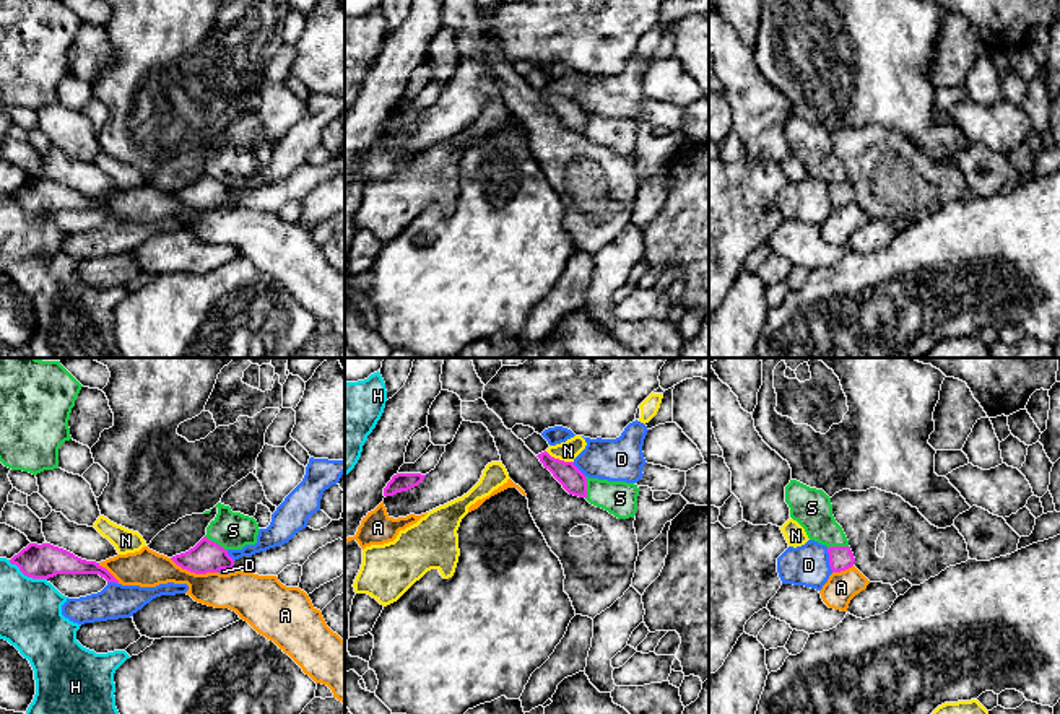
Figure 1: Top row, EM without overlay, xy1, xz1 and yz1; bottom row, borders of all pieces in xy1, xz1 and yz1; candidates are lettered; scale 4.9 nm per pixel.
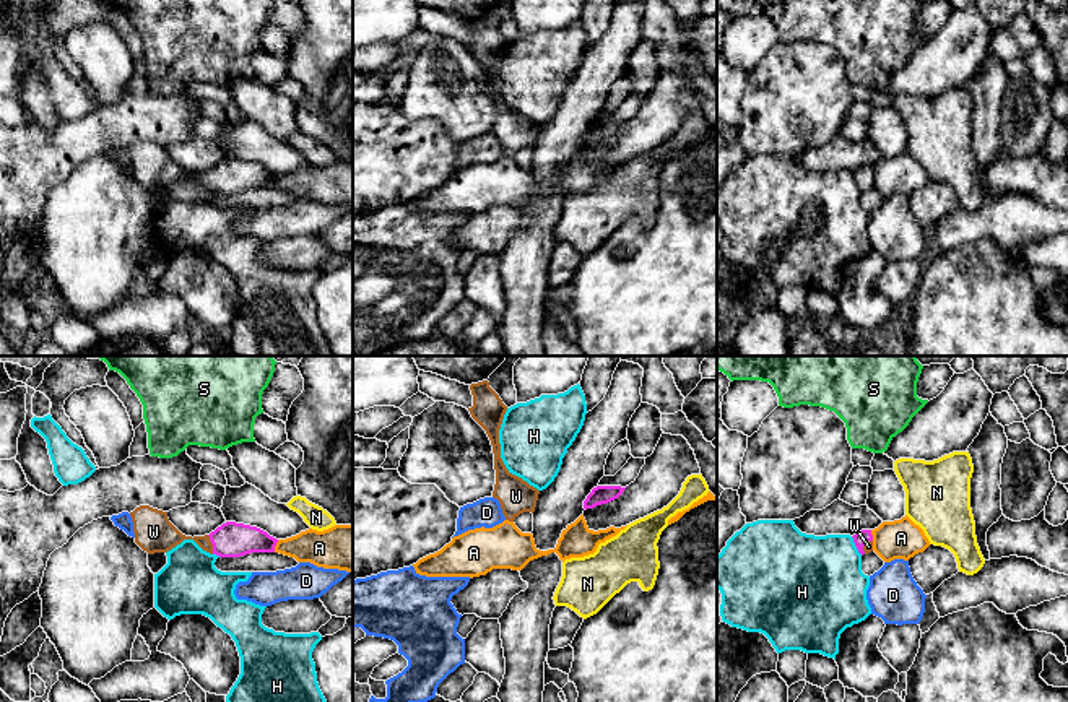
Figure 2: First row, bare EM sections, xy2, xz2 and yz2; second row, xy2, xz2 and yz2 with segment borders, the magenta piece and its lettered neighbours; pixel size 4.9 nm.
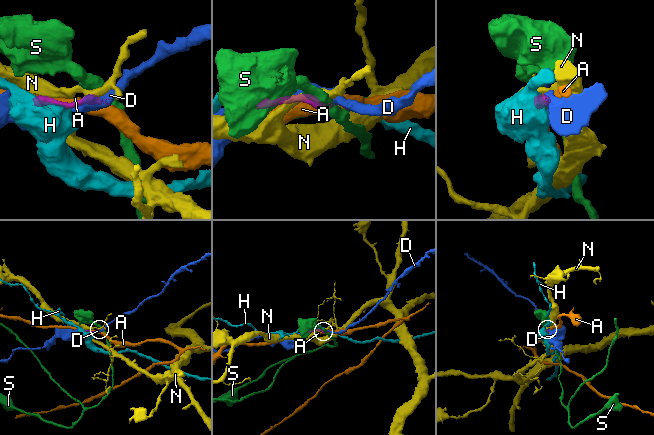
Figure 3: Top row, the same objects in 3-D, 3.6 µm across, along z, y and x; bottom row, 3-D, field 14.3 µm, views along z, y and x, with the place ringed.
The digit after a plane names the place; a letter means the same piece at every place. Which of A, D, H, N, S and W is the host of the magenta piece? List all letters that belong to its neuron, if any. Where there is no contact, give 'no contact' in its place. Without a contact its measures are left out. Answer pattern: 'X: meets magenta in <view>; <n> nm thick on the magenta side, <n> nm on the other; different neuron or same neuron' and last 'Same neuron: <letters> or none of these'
A: meets magenta in xy1; 160 nm thick on the magenta side, 200 nm on the other; different neuron
D: meets magenta in yz1; 120 nm thick on the magenta side, 200 nm on the other; different neuron
H: meets magenta in xy1; 180 nm thick on the magenta side, 320 nm on the other; different neuron
N: meets magenta in xz1; 120 nm thick on the magenta side, 100 nm on the other; different neuron
S: meets magenta in xy1; 160 nm thick on the magenta side, 190 nm on the other; different neuron
W: meets magenta in xy2; 180 nm thick on the magenta side, 150 nm on the other; same neuron
Same neuron: W

